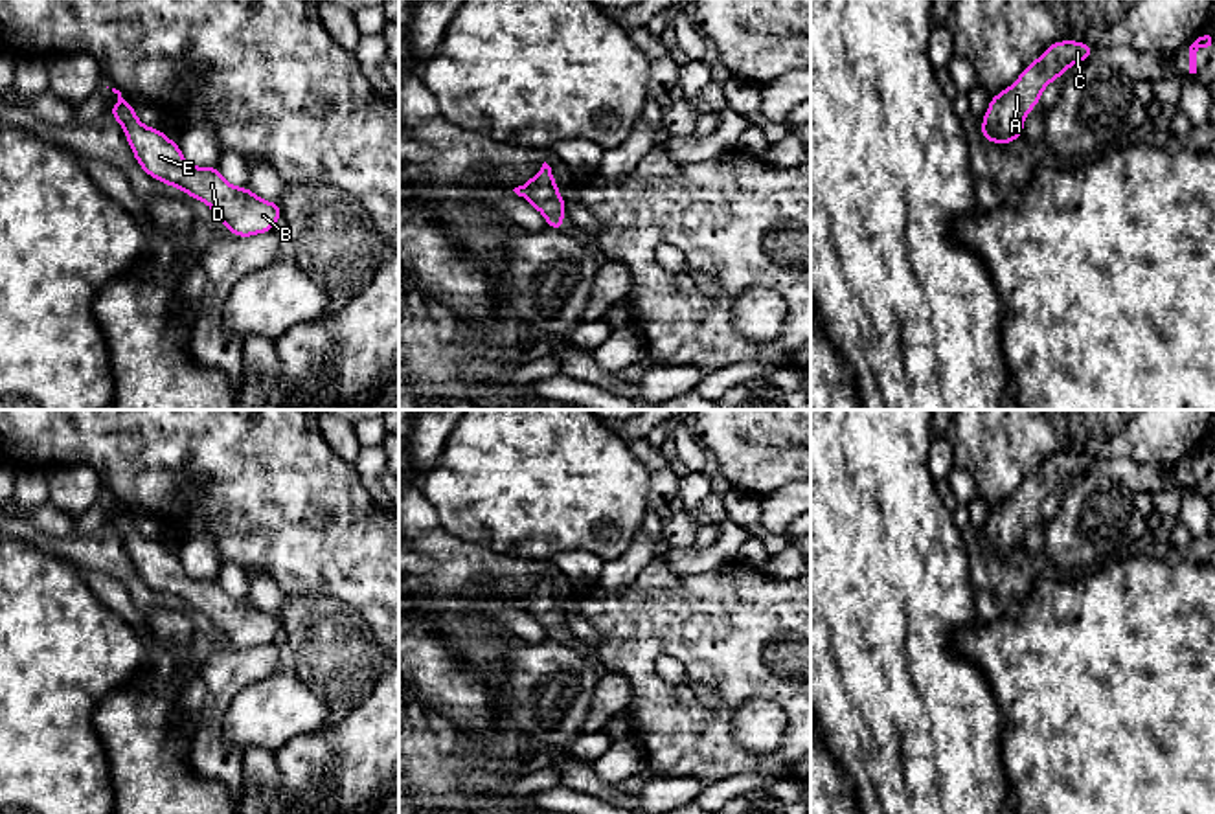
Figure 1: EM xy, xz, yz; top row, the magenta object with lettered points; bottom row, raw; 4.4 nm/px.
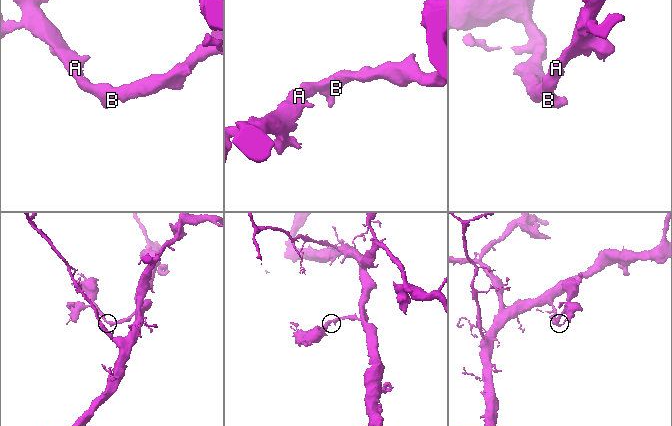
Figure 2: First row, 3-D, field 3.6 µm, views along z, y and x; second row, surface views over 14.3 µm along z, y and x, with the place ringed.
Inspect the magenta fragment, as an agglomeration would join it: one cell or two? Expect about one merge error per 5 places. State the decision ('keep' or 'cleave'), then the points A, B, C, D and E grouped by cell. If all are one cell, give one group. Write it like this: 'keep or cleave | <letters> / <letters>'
keep | A B C D E

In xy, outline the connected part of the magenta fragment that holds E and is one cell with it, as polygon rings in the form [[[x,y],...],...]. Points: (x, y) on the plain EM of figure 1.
[[[112,500],[118,507],[108,529],[118,531],[123,537],[123,546],[132,560],[138,577],[154,592],[169,595],[171,599],[182,601],[191,610],[206,614],[215,628],[228,639],[235,649],[252,649],[259,645],[272,643],[274,636],[281,630],[283,619],[278,614],[268,614],[259,610],[250,599],[232,597],[219,582],[213,579],[197,579],[186,573],[176,553],[169,551],[162,540],[145,538],[136,529],[136,518],[121,509],[121,503]]]

